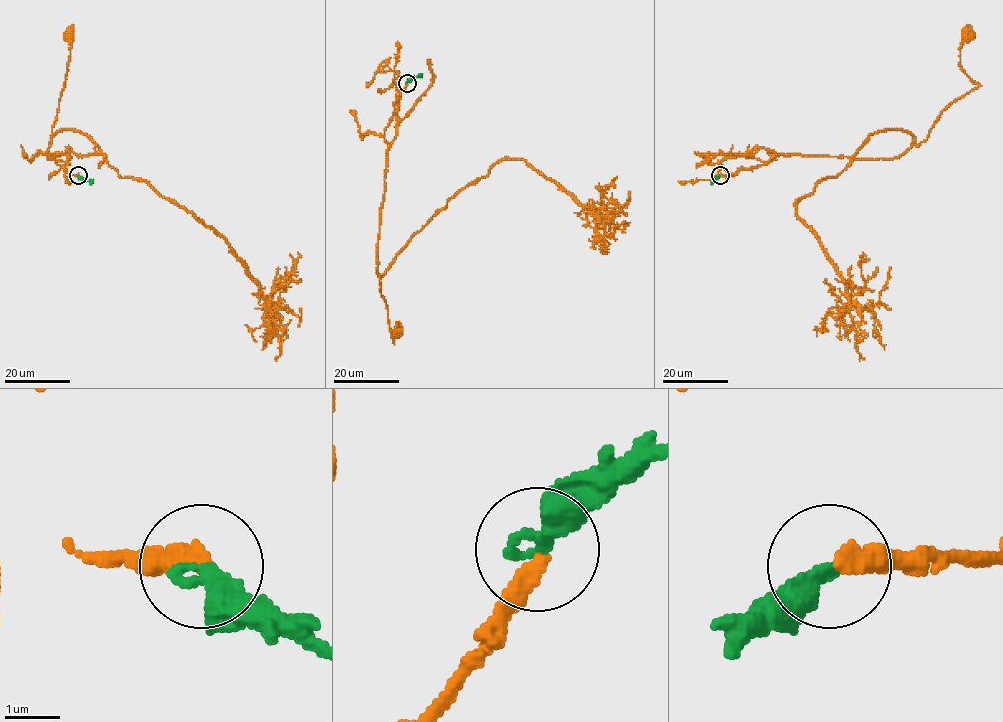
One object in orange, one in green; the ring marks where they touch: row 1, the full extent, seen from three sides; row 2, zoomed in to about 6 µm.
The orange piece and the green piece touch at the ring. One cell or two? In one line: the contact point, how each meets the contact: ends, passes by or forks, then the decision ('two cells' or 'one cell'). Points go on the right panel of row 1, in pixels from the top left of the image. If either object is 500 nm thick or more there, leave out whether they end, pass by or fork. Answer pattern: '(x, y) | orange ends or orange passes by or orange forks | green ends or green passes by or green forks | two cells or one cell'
(720, 175) | orange ends | green ends | one cell

